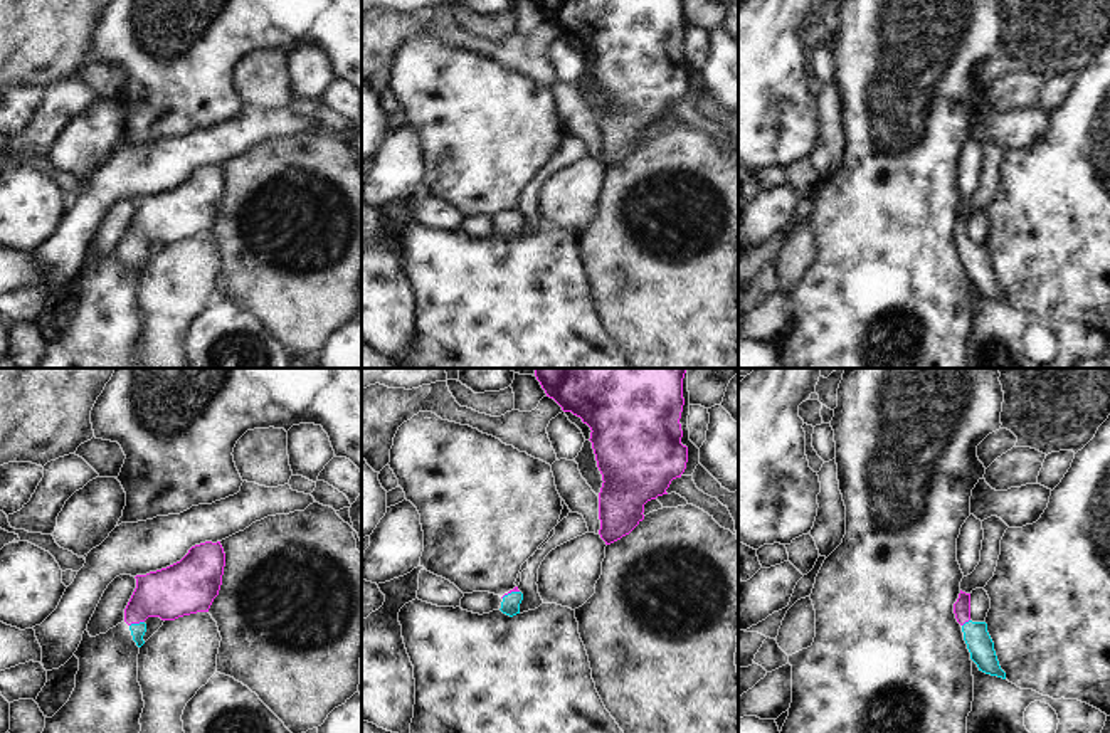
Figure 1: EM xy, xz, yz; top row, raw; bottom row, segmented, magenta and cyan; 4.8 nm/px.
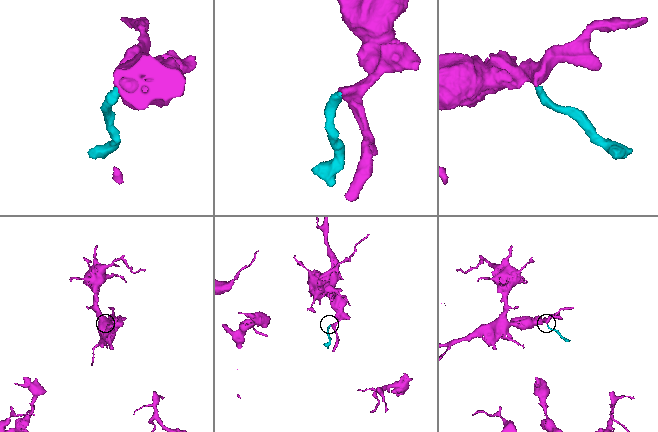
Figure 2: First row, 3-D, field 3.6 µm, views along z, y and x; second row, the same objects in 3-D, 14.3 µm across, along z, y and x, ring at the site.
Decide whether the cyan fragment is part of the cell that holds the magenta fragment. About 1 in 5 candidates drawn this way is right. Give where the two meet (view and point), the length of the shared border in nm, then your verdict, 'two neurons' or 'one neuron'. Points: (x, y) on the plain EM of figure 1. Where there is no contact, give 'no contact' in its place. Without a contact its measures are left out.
contact xy (137, 246); length 80 nm; one neuron

